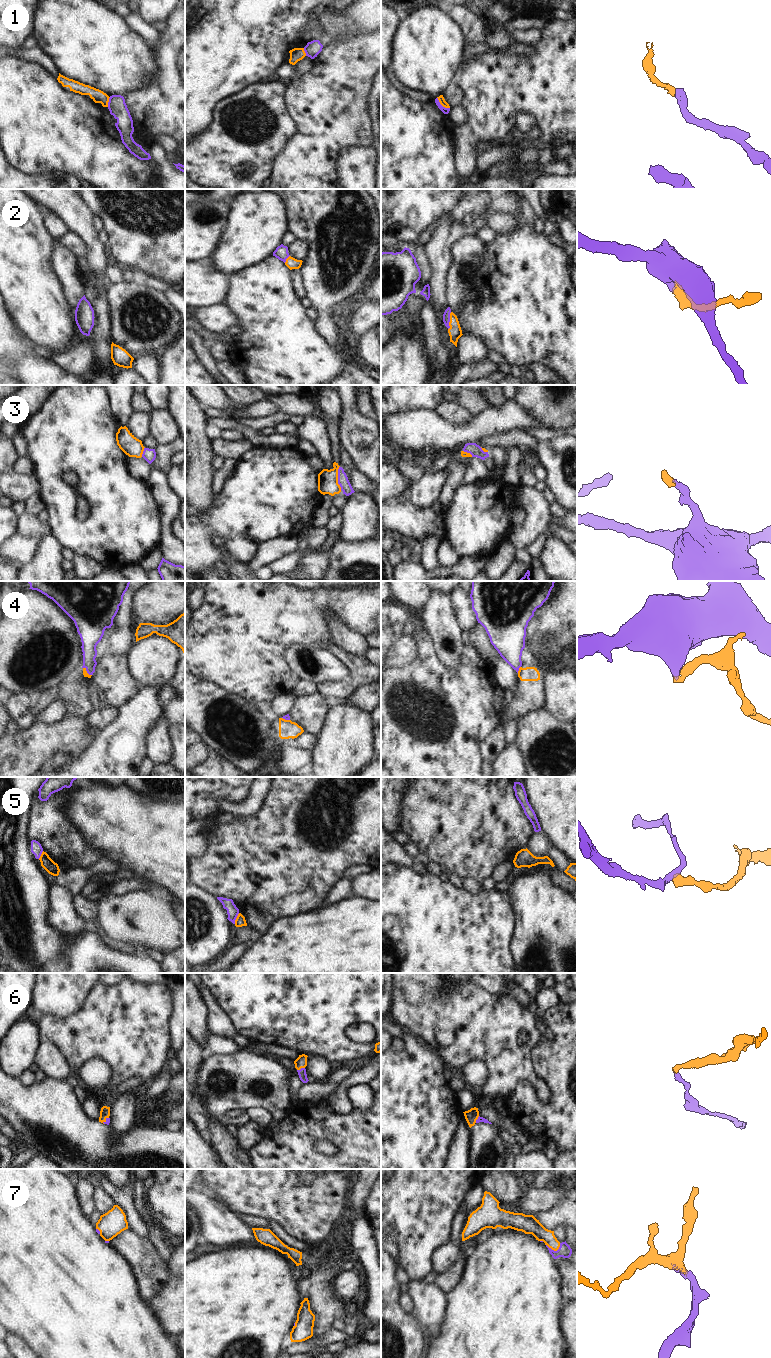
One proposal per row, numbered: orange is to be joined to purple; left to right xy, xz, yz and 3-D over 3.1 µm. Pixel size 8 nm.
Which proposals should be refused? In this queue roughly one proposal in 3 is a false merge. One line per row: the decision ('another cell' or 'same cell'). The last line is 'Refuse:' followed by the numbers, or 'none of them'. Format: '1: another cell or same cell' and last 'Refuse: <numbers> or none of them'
1: another cell
2: same cell
3: another cell
4: another cell
5: another cell
6: same cell
7: same cell
Refuse: 1, 3, 4, 5

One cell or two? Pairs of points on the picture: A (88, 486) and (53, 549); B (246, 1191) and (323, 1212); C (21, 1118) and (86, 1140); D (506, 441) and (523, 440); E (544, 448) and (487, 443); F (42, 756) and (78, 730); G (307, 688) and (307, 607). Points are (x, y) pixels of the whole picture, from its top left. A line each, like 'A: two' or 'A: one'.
A: two
B: one
C: one
D: one
E: two
F: one
G: two

